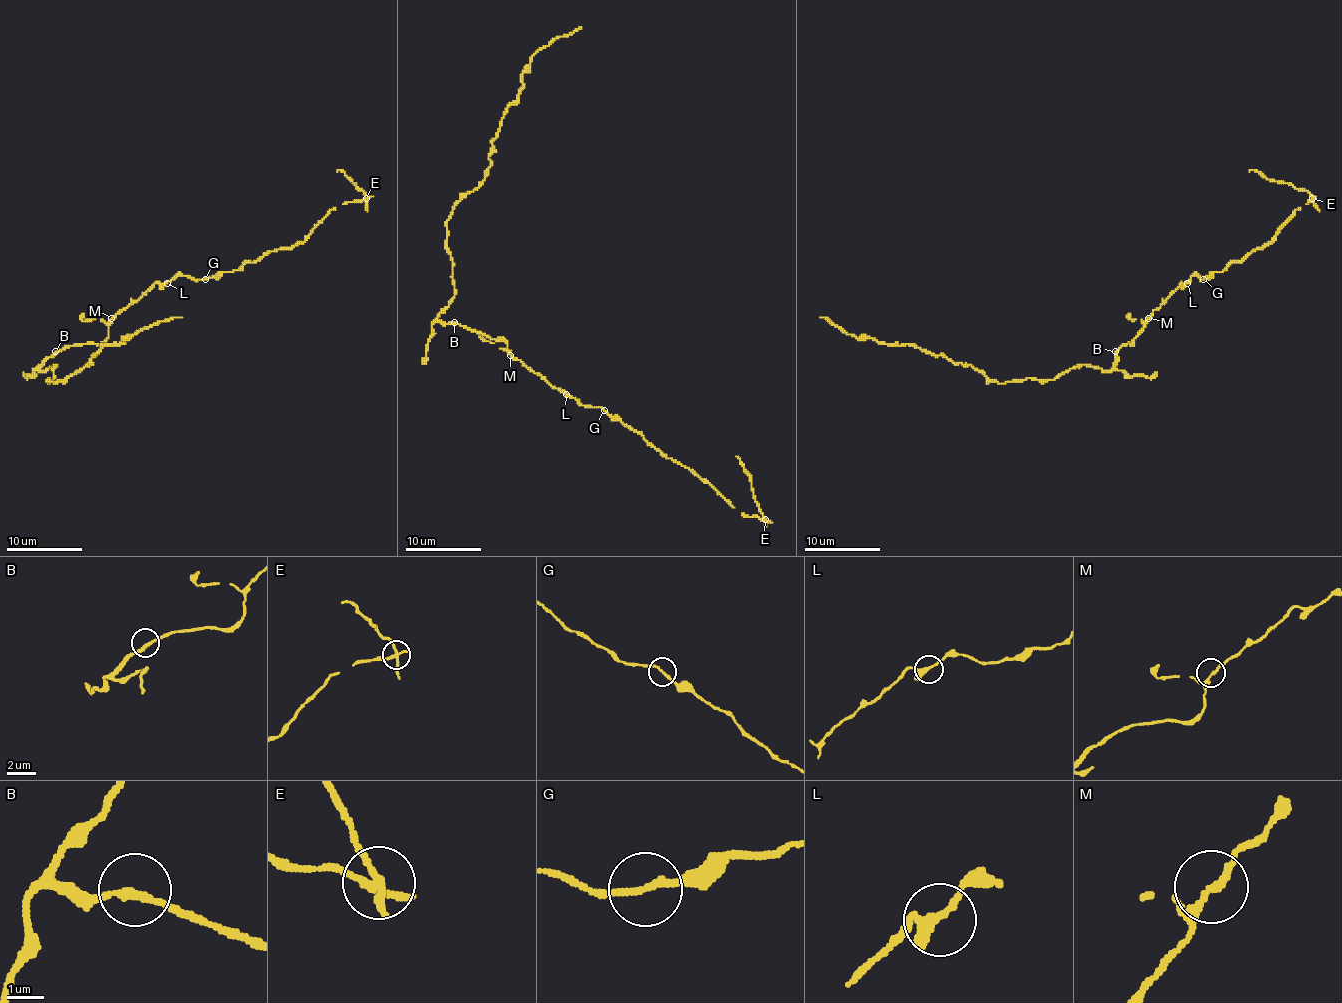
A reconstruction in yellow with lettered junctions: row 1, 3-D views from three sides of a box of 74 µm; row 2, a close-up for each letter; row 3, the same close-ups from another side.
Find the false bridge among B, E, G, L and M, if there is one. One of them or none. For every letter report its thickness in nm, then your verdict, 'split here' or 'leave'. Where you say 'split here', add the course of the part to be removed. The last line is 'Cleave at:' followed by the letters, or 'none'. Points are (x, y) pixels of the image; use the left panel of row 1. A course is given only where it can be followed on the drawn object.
B: 200 nm thick; leave
E: 190 nm thick; split here; foreign part runs (365, 198), (341, 170), (337, 172)
G: 170 nm thick; leave
L: 190 nm thick; leave
M: 160 nm thick; leave
Cleave at: E

